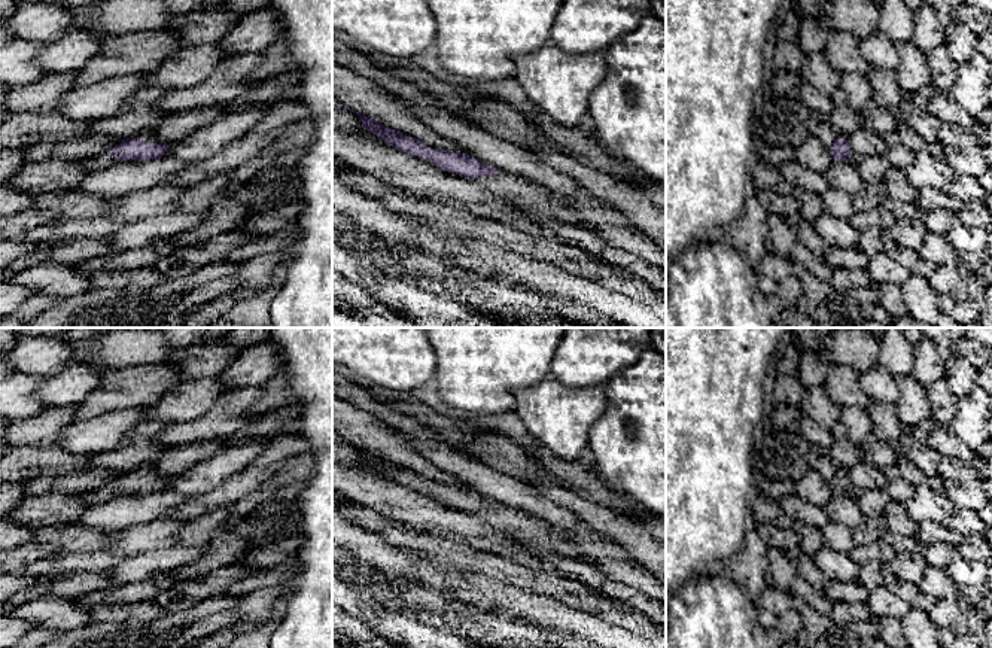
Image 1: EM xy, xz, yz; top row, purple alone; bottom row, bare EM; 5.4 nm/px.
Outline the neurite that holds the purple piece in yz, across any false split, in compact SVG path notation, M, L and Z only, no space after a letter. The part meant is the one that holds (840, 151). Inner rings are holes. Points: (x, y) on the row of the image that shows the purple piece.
M837 134L834 144L830 147L830 153L834 161L848 161L850 164L858 164L861 156L852 150L848 142L848 136Z

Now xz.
M338 104L338 106L343 107L343 109L346 109L346 110L350 110L350 112L356 113L359 116L360 122L362 122L362 128L363 130L372 133L381 142L390 144L392 147L395 147L398 150L422 156L423 159L430 161L436 168L439 168L442 171L456 173L456 174L459 174L462 177L466 177L466 179L480 180L492 194L499 195L499 197L502 197L502 198L514 203L518 207L539 212L541 215L545 215L545 216L551 217L553 222L556 222L556 223L573 225L573 226L578 225L578 212L575 209L569 207L569 206L565 206L557 197L554 197L551 194L551 191L548 191L541 183L535 183L532 180L527 180L527 179L523 179L523 177L518 177L518 176L500 171L499 168L496 168L496 167L493 167L490 164L484 164L484 162L478 161L477 158L474 158L474 156L471 156L468 153L457 153L457 152L445 152L445 150L441 150L441 149L430 149L429 146L426 146L423 142L420 142L416 137L411 137L411 136L407 136L407 134L399 133L396 130L392 130L392 128L383 125L380 121L375 121L375 119L372 119L369 116L365 116L365 115L356 112L356 110L352 110L350 107L346 107L343 104Z

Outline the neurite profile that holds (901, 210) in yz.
M886 194L880 197L877 209L883 212L886 210L891 212L895 220L913 219L919 216L919 210L915 203L904 203L900 200L894 200Z

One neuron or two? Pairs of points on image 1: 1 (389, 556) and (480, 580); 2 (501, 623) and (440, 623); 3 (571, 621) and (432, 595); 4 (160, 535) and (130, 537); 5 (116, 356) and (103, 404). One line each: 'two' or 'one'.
1: one
2: one
3: two
4: one
5: two

